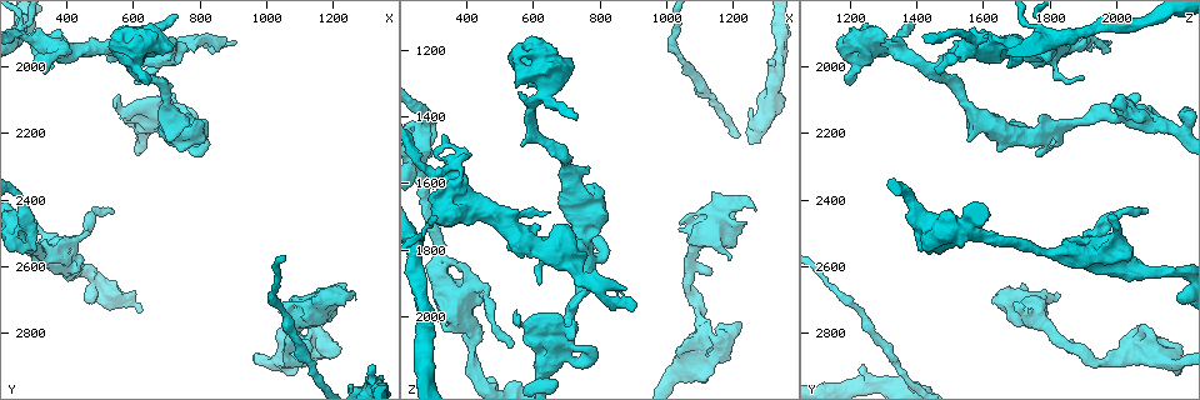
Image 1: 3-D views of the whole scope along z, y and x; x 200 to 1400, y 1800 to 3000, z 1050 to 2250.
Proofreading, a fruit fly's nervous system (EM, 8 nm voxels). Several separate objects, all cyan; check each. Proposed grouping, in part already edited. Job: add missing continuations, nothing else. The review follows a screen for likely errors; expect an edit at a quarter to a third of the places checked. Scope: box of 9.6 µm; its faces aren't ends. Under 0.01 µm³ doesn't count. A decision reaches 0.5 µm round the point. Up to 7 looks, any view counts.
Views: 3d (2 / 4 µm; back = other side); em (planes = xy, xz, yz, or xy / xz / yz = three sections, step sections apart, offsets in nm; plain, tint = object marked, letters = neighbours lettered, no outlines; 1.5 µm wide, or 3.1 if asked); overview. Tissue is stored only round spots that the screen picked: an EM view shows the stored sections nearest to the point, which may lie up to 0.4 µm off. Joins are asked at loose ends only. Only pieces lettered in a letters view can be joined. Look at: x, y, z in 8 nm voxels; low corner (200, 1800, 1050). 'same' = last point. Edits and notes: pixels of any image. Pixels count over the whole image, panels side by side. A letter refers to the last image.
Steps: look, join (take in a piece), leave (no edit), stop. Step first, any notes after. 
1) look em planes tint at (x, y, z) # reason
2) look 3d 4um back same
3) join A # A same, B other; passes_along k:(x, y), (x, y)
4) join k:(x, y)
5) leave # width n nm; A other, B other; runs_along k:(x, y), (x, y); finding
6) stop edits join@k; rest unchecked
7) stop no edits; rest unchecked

look em planes letters at (1240, 2660, 1720) # an open end

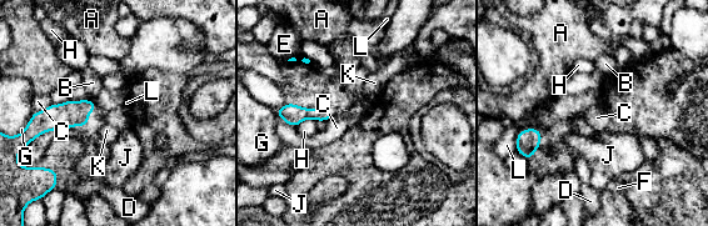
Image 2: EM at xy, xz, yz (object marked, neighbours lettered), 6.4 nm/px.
leave # longest_contact G 220 nm; A other, B other, C other, D other, E other, F other, G other, H other, J other, K other, L other; border 2:(277, 114), (295, 127); no lettered piece goes on from it

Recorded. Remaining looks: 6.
look em planes letters at (1130, 2830, 2190) # an open end

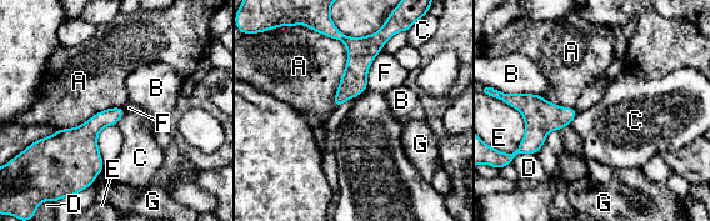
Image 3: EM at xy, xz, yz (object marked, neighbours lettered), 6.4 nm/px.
leave # A other, B other, C other, D other, E other, F other, G other; runs_along 3:(380, 41), (336, 103); no lettered piece goes on from it

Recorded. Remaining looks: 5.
look 3d 2um at (1310, 2900, 1240) # thick end

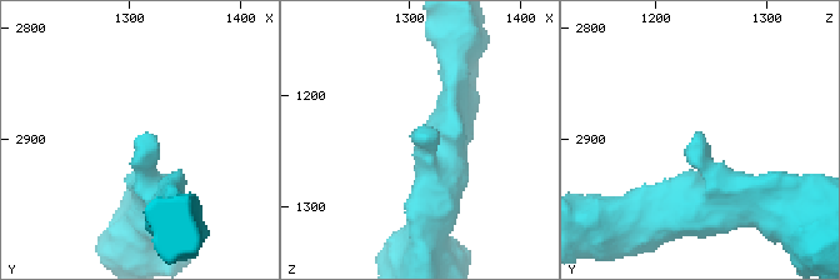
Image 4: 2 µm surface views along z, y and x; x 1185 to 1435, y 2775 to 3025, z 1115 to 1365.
look em planes tint at (1314, 2894, 1238)

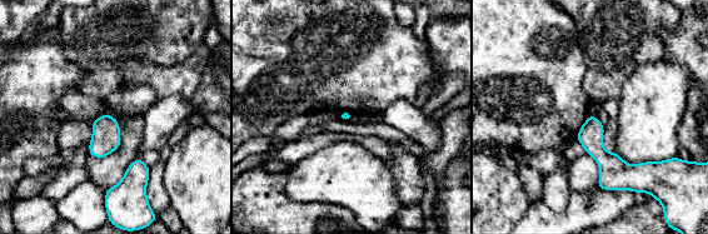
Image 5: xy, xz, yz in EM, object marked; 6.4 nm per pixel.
look em planes letters same # see the neighbours

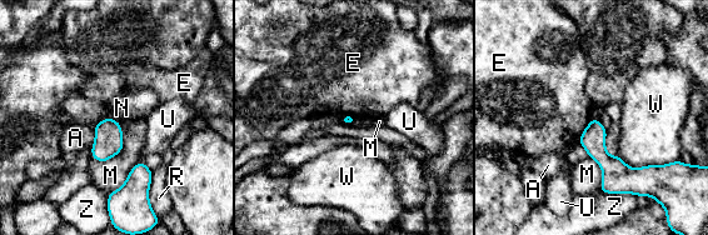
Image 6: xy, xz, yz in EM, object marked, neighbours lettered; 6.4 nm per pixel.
leave # A other, E other, M other, N other, R other, U other, W other, Z other; no lettered piece goes on from it

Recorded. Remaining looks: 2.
stop no edits; rest unchecked

